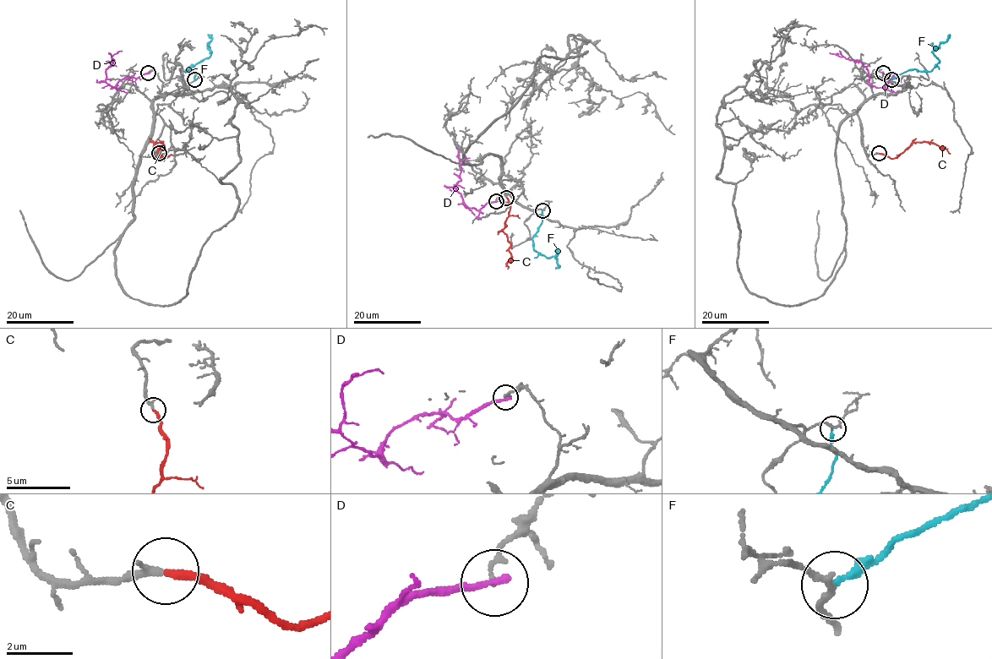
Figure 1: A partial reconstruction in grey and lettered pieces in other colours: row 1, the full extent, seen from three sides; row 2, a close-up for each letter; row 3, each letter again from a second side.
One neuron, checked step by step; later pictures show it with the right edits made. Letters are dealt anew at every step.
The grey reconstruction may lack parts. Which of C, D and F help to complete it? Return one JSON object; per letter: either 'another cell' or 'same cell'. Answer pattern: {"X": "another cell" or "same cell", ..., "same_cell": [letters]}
{"C": "same cell", "D": "another cell", "F": "another cell", "same_cell": ["C"]}

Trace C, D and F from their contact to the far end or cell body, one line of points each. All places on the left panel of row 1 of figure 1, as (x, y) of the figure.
C: (159, 153), (162, 158), (155, 143), (163, 142), (159, 149), (160, 154)
D: (149, 72), (134, 78), (124, 77), (113, 87), (106, 81), (106, 69), (114, 59), (108, 53)
F: (194, 79), (194, 73), (190, 69), (184, 71), (210, 54), (209, 42), (211, 39), (207, 35)

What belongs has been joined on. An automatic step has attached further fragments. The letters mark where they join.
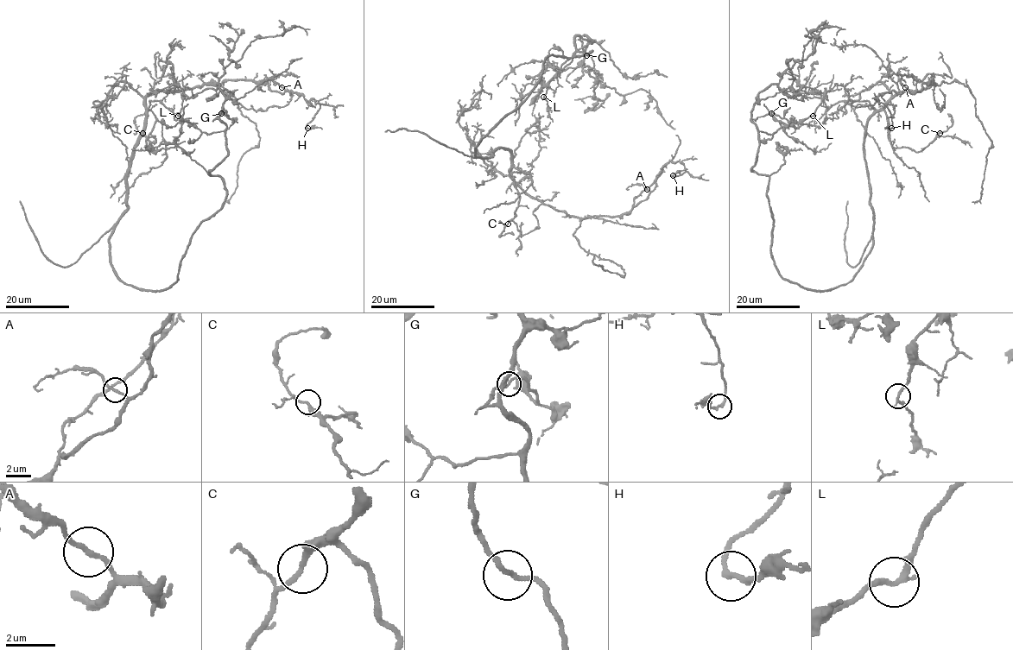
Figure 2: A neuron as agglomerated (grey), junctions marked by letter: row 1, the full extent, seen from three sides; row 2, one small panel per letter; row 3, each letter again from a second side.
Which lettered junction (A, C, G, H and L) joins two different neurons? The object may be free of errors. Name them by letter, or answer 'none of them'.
none of them

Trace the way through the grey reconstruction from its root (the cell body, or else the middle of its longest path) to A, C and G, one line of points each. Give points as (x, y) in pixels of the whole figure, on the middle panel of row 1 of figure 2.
A: (492, 129), (475, 157), (507, 148), (513, 179), (569, 215), (626, 214), (647, 198), (647, 189)
C: (492, 129), (475, 157), (507, 148), (521, 171), (511, 174), (519, 200), (508, 224)
G: (492, 129), (525, 99), (549, 55), (590, 53), (577, 50), (578, 35), (593, 41), (579, 38), (586, 55)

